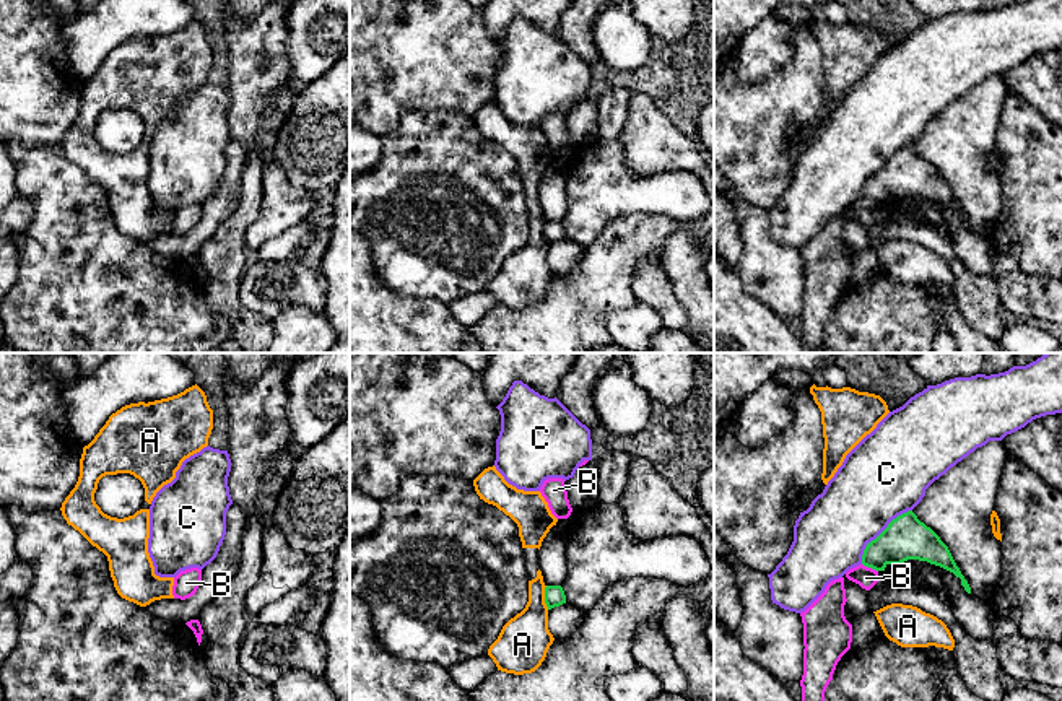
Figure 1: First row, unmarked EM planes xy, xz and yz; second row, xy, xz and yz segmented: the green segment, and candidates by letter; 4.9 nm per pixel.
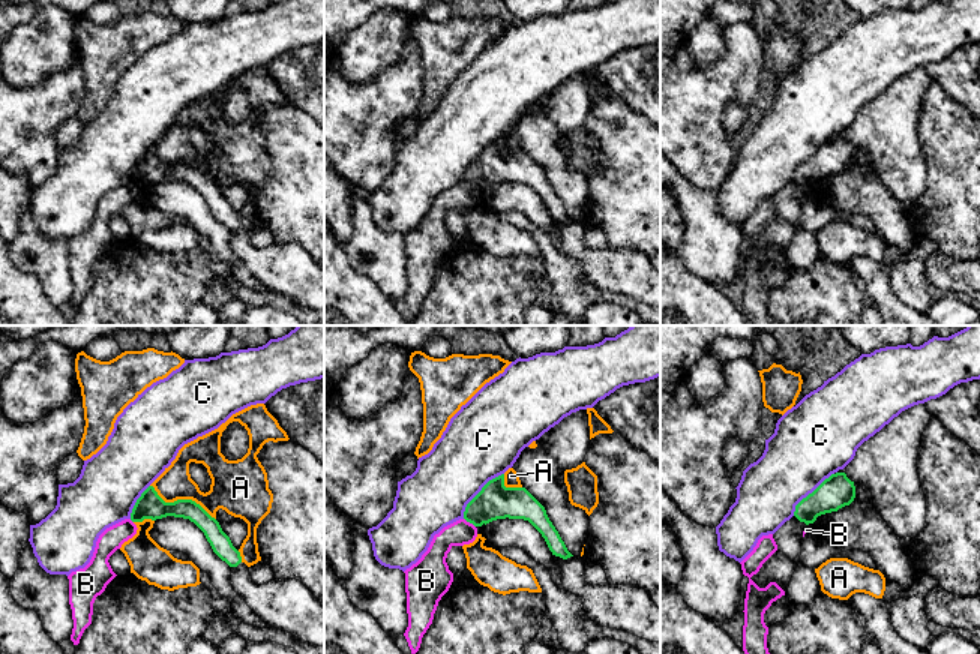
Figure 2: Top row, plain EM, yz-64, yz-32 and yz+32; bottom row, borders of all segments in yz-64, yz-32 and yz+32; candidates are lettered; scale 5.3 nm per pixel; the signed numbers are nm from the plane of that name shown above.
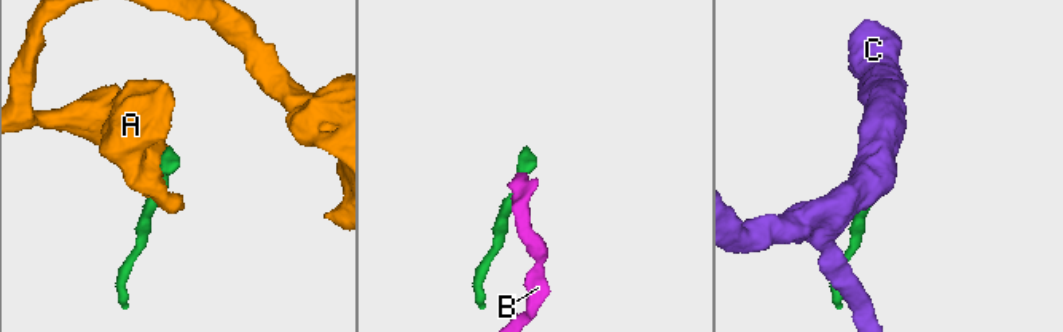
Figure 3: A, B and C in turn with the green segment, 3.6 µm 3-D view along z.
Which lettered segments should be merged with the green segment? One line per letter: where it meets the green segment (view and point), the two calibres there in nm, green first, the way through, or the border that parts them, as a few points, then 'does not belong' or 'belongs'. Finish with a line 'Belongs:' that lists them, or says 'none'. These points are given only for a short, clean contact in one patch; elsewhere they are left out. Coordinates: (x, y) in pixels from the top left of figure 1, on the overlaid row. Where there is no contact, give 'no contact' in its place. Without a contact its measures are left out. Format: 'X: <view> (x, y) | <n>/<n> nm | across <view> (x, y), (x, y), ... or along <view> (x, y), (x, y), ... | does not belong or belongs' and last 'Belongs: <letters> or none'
A: xz (545, 597) | 100/260 nm | does not belong
B: yz (870, 566) | 220/100 nm | along yz (862, 563), (877, 571) | does not belong
C: yz (882, 532) | 220/400 nm | along yz (911, 509), (898, 514), (866, 547), (861, 563) | does not belong
Belongs: none

